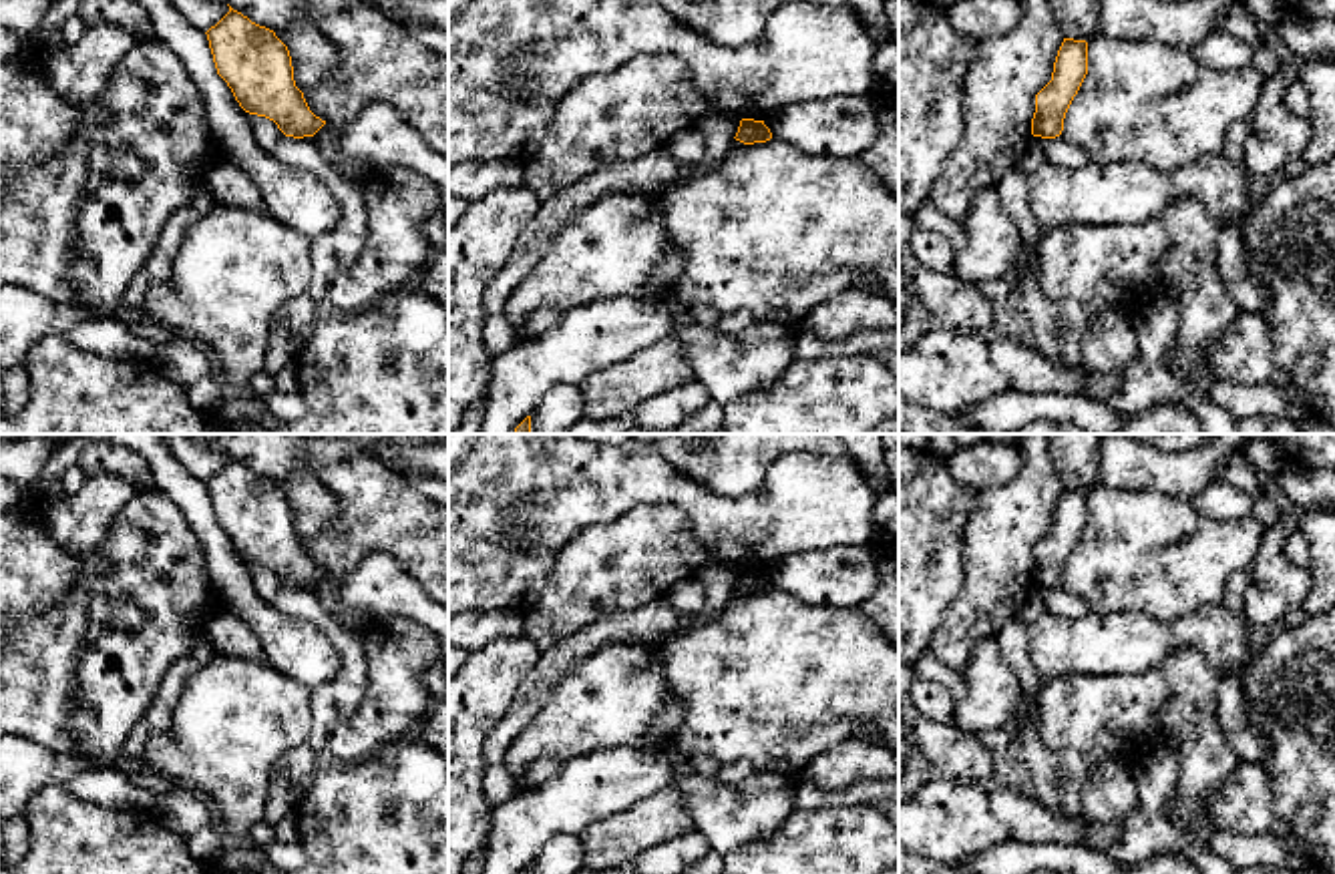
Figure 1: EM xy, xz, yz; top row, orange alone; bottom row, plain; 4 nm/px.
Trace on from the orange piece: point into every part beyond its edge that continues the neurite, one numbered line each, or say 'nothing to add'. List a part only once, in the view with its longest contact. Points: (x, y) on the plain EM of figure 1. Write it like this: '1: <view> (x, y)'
nothing to add

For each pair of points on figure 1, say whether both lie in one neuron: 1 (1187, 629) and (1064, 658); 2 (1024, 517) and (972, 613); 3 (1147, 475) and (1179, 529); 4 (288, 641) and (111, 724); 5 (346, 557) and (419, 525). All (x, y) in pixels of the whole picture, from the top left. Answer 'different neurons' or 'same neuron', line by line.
1: same neuron
2: same neuron
3: different neurons
4: different neurons
5: same neuron

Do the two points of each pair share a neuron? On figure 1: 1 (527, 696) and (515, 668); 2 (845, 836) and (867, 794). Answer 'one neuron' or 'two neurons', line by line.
1: two neurons
2: two neurons

